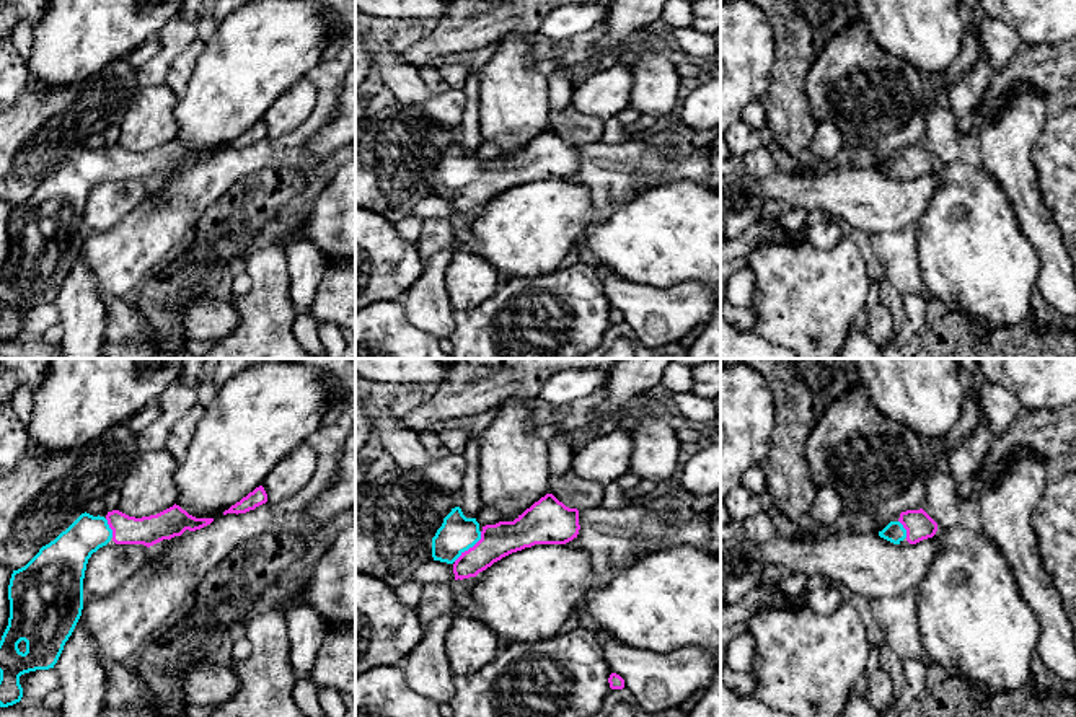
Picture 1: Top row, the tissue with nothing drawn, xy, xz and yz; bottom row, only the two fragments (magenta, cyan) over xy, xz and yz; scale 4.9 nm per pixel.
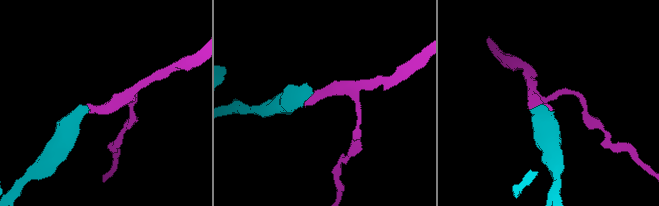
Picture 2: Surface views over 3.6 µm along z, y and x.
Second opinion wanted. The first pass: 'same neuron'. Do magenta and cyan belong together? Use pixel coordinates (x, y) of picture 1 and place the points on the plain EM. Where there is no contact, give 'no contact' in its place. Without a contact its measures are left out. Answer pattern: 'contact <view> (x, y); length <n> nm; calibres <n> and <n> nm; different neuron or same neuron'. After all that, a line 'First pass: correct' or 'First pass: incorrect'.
contact xz (470, 183); length 200 nm; calibres 170 and 180 nm; same neuron
First pass: correct

